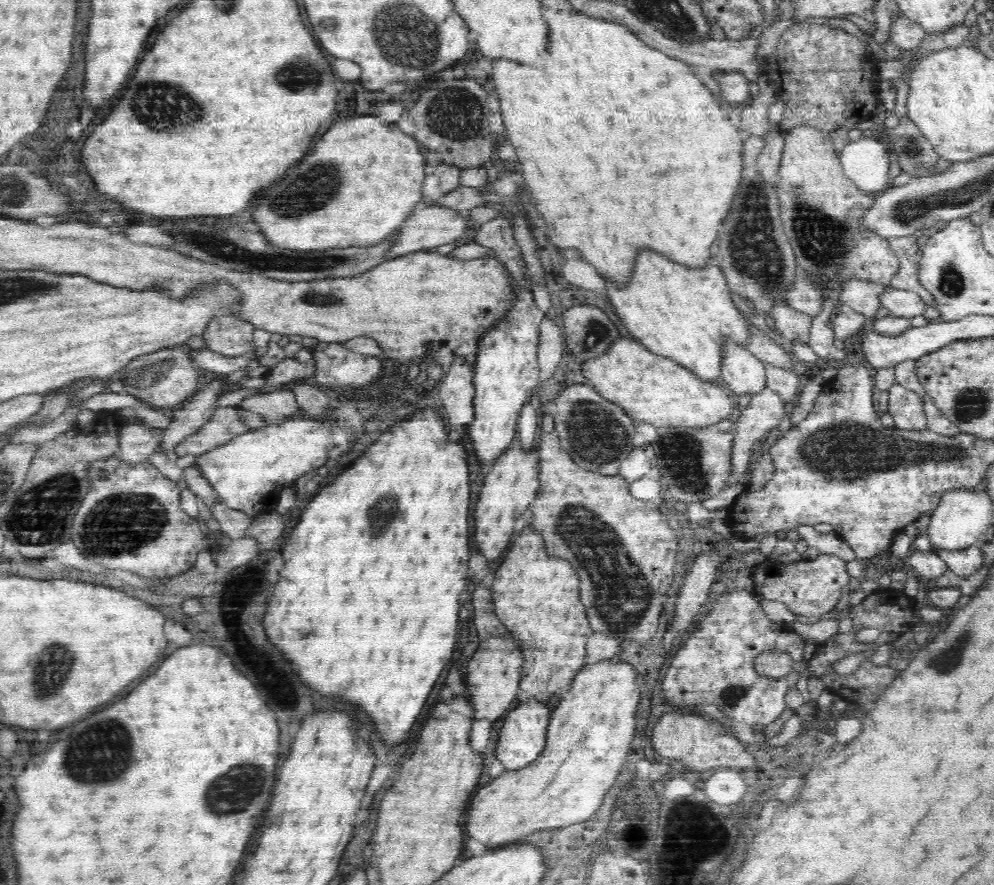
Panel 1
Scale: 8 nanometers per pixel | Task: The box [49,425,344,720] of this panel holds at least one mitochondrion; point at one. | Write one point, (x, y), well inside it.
(121, 523)

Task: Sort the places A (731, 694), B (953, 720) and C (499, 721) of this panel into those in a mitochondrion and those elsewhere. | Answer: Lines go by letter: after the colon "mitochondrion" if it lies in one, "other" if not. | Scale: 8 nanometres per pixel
A: mitochondrion
B: other
C: other

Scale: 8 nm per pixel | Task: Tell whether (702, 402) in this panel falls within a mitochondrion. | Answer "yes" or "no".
no

